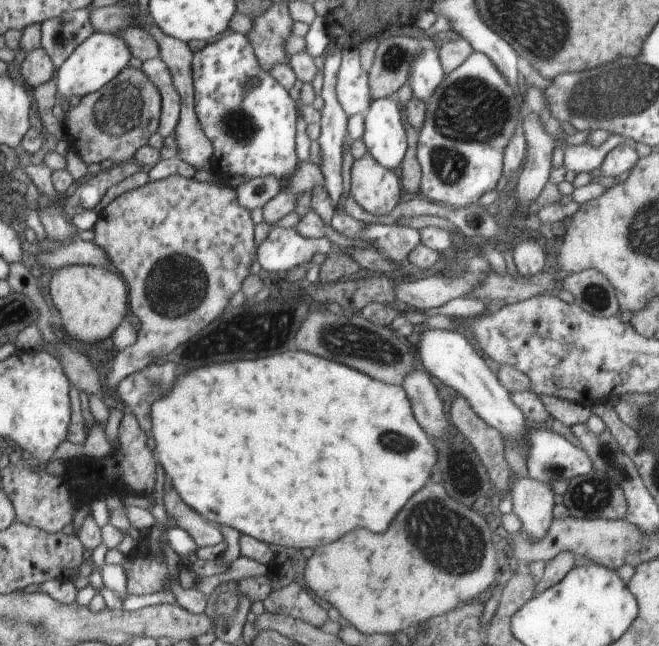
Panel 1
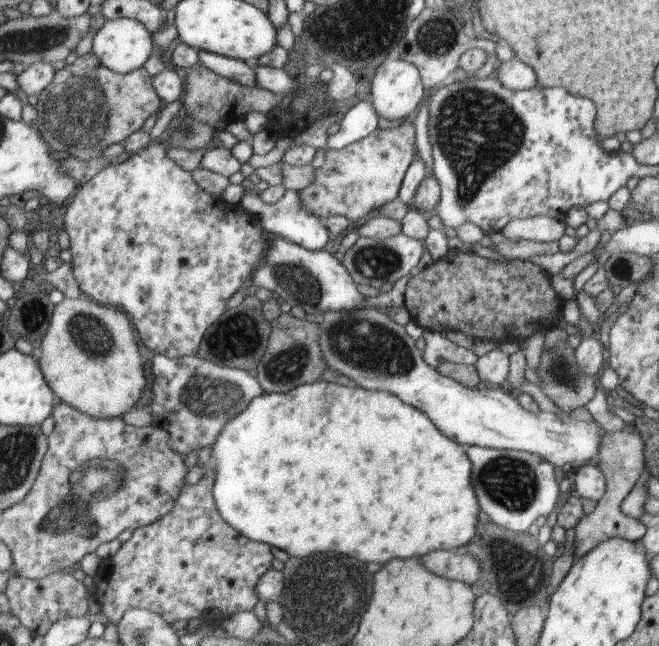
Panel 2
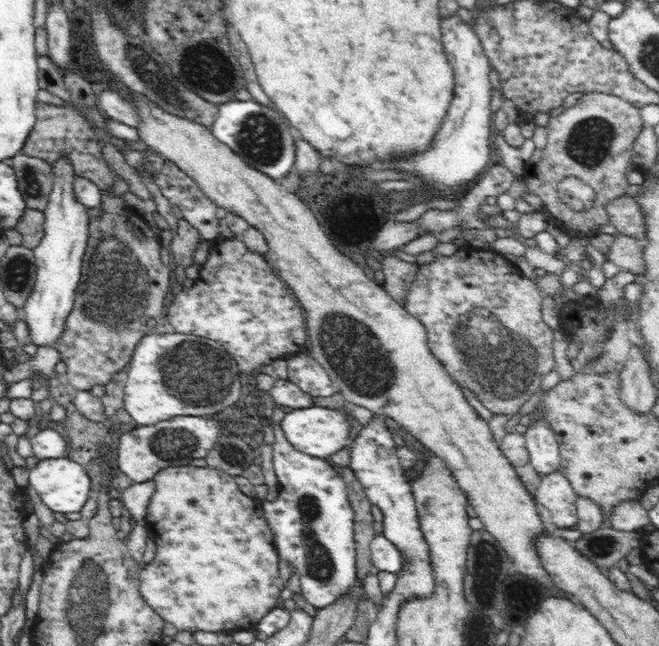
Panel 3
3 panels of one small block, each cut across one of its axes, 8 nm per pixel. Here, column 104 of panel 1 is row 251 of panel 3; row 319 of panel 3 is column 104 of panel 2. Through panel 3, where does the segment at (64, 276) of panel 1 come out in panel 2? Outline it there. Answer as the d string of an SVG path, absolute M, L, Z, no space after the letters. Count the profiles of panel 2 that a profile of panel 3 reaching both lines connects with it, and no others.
M64 297L60 304L55 305L48 330L41 341L42 354L39 359L43 367L43 375L47 377L51 388L55 389L56 396L59 396L60 400L68 406L92 418L114 420L121 419L138 402L146 382L142 370L144 364L130 322L124 314L116 312L116 308L96 304L94 300L88 298L74 300Z

